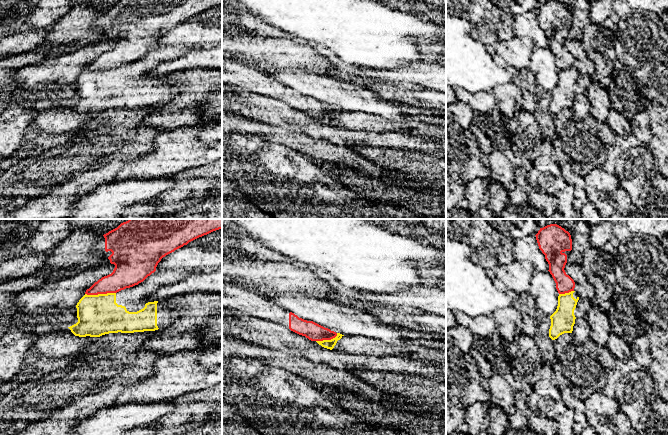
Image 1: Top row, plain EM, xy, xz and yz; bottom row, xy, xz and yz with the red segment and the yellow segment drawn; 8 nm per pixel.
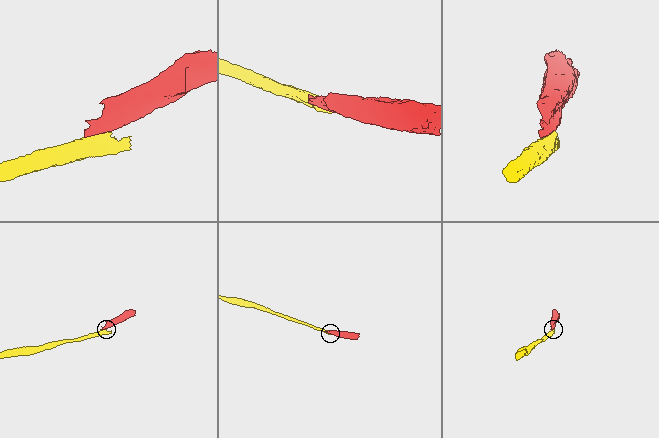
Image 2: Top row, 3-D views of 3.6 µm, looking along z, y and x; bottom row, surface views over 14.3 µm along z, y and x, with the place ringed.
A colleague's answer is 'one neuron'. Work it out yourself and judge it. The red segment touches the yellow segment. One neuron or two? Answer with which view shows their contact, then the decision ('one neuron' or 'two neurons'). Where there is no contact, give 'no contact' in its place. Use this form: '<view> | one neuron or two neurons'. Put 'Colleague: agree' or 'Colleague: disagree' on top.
Colleague: disagree
xy | two neurons

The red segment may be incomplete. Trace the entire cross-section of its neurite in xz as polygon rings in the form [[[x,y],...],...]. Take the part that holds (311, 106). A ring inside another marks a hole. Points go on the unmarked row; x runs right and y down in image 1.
[[[222,57],[222,84],[281,100],[311,117],[331,116],[337,112],[336,108],[299,94],[264,72],[231,58]]]

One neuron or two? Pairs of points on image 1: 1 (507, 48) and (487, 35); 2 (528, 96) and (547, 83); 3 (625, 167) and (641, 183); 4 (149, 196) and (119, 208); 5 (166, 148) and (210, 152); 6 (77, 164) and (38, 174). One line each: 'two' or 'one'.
1: two
2: two
3: one
4: one
5: one
6: one

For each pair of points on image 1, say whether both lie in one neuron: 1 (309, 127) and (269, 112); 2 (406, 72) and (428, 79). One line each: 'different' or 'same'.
1: same
2: same

